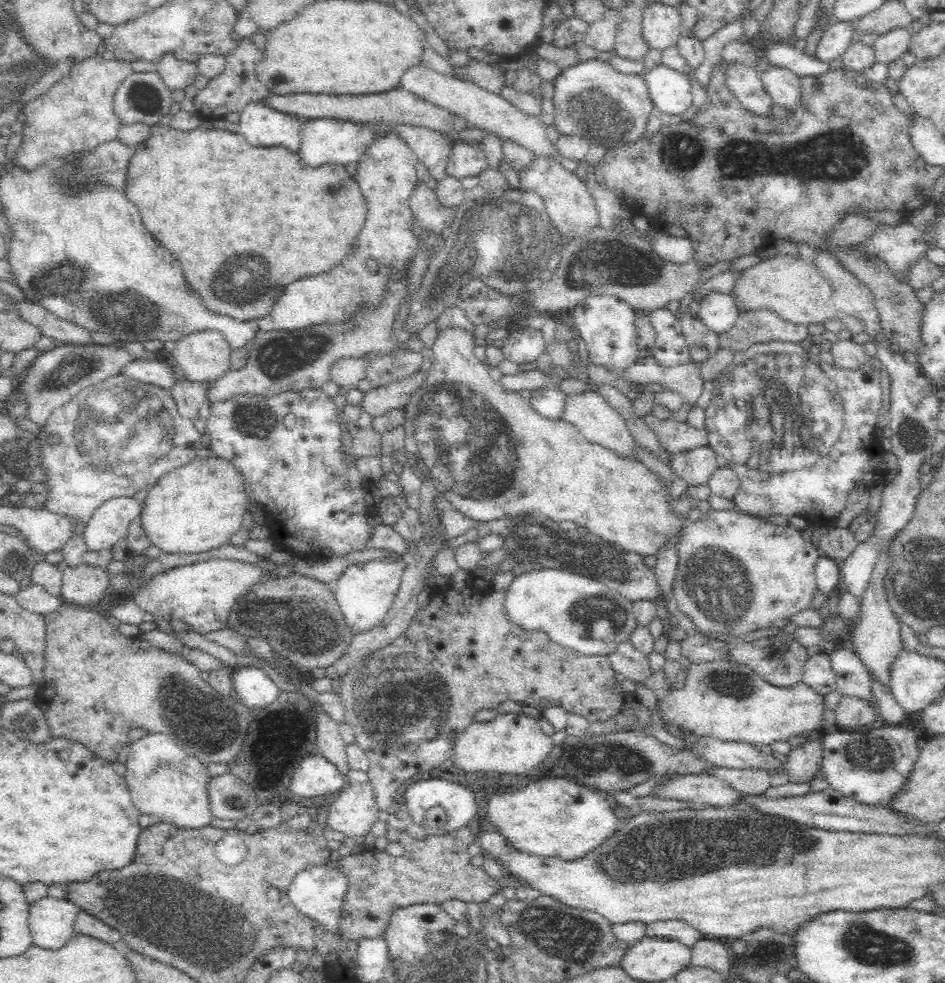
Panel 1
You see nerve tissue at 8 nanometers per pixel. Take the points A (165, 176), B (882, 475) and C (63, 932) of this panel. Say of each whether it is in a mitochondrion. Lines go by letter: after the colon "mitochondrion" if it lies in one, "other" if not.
A: other
B: other
C: other

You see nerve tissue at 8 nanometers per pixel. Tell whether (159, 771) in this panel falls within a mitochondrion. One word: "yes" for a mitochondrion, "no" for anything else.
yes

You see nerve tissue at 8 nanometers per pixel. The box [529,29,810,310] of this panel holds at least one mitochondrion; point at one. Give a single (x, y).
(603, 113)

